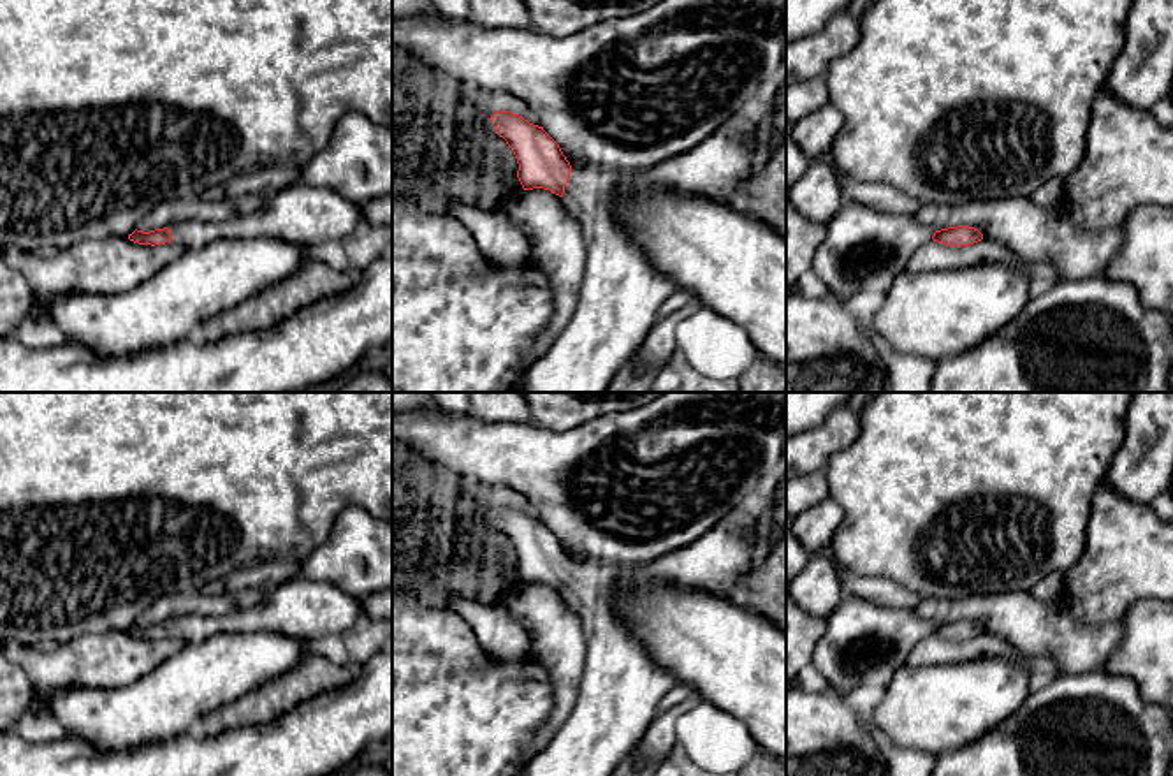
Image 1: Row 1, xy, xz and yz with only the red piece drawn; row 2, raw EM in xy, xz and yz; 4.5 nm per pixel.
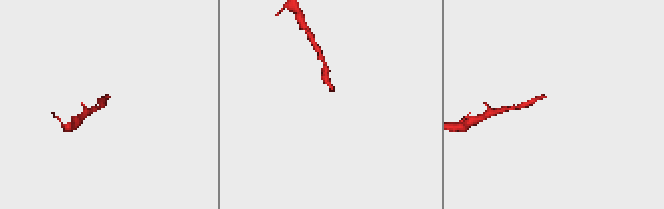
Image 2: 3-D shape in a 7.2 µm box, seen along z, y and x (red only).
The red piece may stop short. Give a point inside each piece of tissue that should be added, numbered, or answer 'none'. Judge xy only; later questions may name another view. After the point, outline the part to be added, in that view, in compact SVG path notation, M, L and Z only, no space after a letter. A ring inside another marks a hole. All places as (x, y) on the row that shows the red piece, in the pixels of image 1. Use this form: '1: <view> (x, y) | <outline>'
1: xy (305, 215) | M295 183L266 197L262 208L225 222L181 222L172 241L197 250L216 239L273 238L299 246L346 239L364 222L362 206L338 192Z

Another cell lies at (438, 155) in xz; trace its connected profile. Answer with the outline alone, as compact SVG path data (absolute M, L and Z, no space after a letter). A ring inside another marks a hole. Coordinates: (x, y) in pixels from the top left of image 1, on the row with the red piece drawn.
M392 42L392 197L408 197L422 211L441 216L450 216L454 201L491 213L503 211L515 192L505 178L517 174L519 164L506 141L496 134L491 114L492 111L482 102L482 93L445 72L436 72L422 58ZM468 104L482 111L478 120L463 114Z

